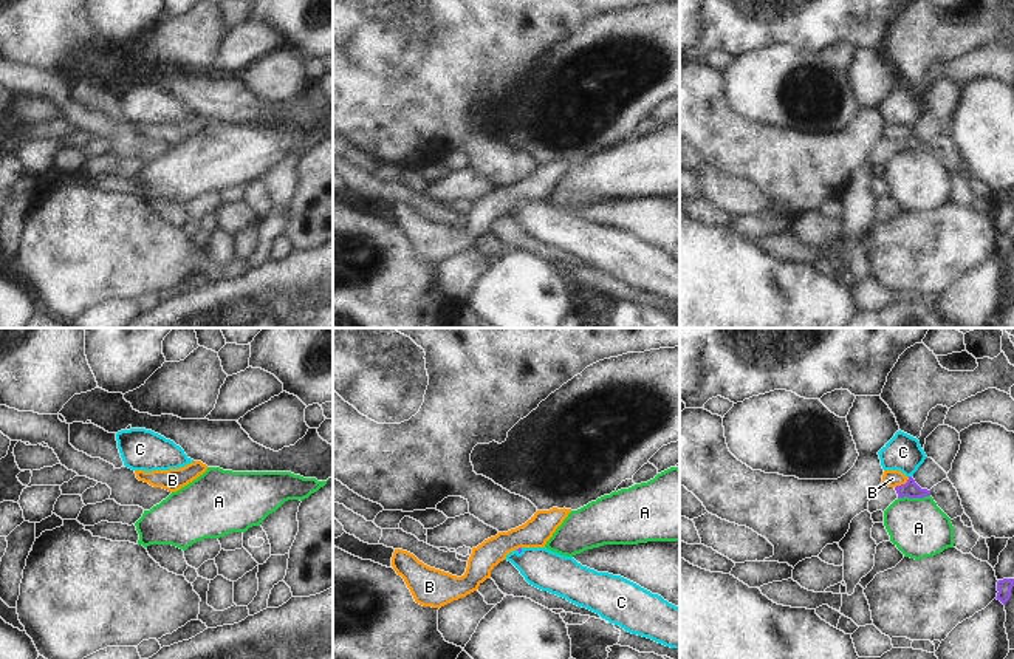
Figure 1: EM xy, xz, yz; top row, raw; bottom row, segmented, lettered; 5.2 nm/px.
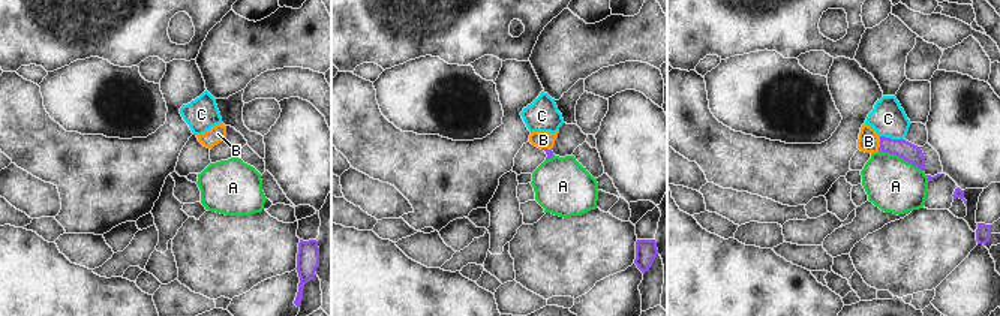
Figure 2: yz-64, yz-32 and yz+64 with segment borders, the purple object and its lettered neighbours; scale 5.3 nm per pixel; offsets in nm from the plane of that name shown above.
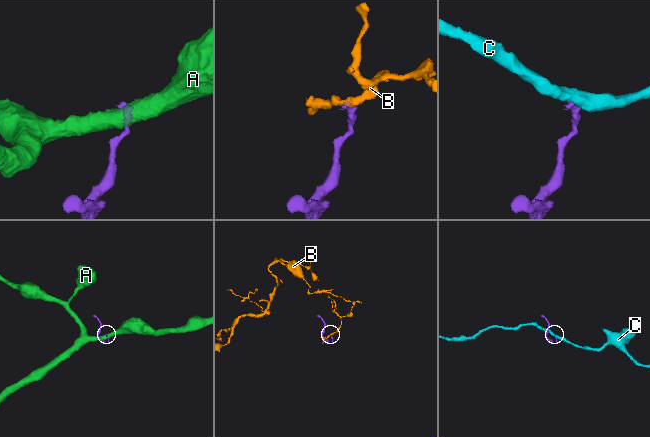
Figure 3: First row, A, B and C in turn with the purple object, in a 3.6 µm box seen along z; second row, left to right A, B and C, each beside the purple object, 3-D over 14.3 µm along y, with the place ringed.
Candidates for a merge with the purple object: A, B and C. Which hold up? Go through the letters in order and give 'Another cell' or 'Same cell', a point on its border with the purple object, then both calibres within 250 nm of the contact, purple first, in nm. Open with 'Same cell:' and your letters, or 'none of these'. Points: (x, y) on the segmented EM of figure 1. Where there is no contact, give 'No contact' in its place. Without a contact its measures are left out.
Same cell: none of these
A: Another cell. Touches purple at yz (914, 497). Thickness 90 nm (purple) against 300 nm
B: Another cell. Touches purple at yz (903, 484). Thickness 90 nm (purple) against 90 nm
C: Another cell. Touches purple at xz (519, 551). Thickness 20 nm (purple) against 200 nm

